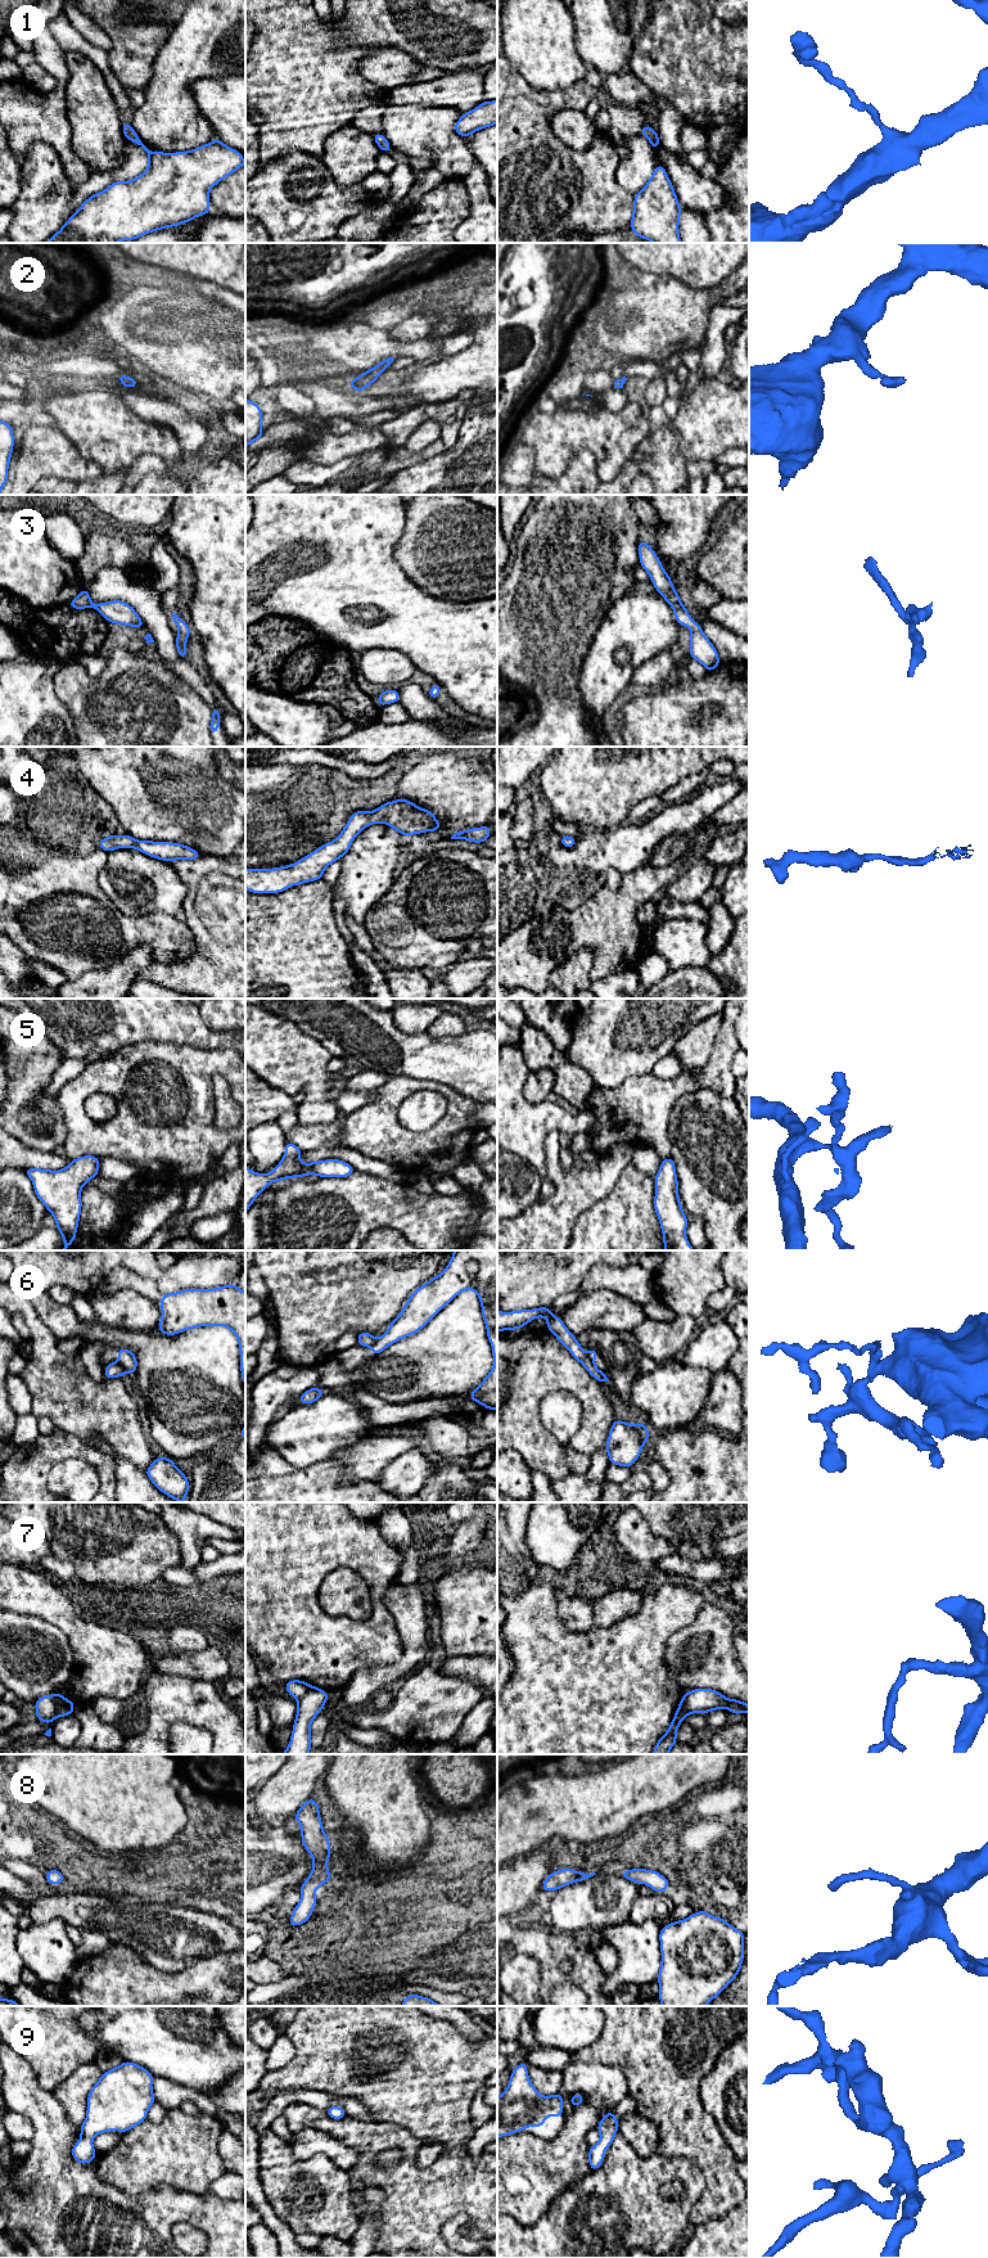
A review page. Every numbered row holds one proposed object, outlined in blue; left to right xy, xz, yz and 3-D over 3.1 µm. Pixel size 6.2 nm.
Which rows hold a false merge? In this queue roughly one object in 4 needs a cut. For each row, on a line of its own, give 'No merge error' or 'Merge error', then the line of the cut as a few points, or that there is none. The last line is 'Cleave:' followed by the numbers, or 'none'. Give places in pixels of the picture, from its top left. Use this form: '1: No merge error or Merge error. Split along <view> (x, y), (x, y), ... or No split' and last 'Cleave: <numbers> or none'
1: No merge error. No split
2: No merge error. No split
3: No merge error. No split
4: No merge error. No split
5: No merge error. No split
6: Merge error. Split along xy (117, 1361), (125, 1371)
7: Merge error. Split along xy (55, 1694), (55, 1708), (59, 1716)
8: No merge error. No split
9: No merge error. No split
Cleave: 6, 7

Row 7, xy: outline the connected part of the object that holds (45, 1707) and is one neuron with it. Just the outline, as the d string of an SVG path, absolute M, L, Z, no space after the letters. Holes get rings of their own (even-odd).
M57 1694L45 1695L35 1702L35 1709L39 1721L50 1723L59 1717L55 1698Z

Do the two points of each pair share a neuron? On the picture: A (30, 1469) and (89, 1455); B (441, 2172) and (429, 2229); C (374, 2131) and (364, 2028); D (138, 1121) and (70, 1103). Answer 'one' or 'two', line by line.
A: one
B: one
C: two
D: one

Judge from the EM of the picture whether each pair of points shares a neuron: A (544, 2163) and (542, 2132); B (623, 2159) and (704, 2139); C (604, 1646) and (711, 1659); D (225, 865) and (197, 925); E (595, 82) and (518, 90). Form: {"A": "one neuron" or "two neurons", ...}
{"A": "two neurons", "B": "two neurons", "C": "two neurons", "D": "one neuron", "E": "two neurons"}

